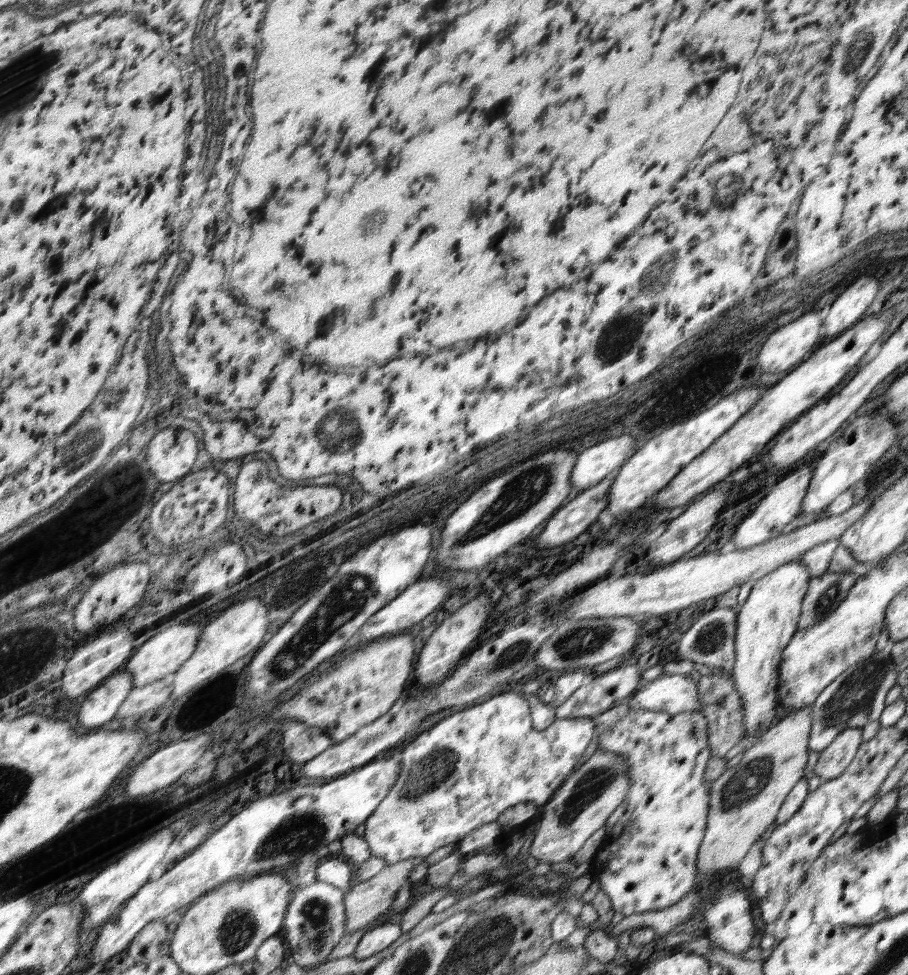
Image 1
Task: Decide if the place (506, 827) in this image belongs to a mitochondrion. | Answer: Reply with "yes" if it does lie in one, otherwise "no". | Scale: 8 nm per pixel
no

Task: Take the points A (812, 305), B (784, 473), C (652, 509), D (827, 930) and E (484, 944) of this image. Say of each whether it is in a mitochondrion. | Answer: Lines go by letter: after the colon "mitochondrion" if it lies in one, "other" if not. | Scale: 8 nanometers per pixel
A: other
B: other
C: other
D: other
E: mitochondrion

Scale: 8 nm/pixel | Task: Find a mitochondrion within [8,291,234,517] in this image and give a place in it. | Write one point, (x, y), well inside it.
(88, 438)

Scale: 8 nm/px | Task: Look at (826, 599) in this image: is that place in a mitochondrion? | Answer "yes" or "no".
yes

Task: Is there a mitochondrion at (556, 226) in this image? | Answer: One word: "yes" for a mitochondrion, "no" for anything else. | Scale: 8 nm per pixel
no

